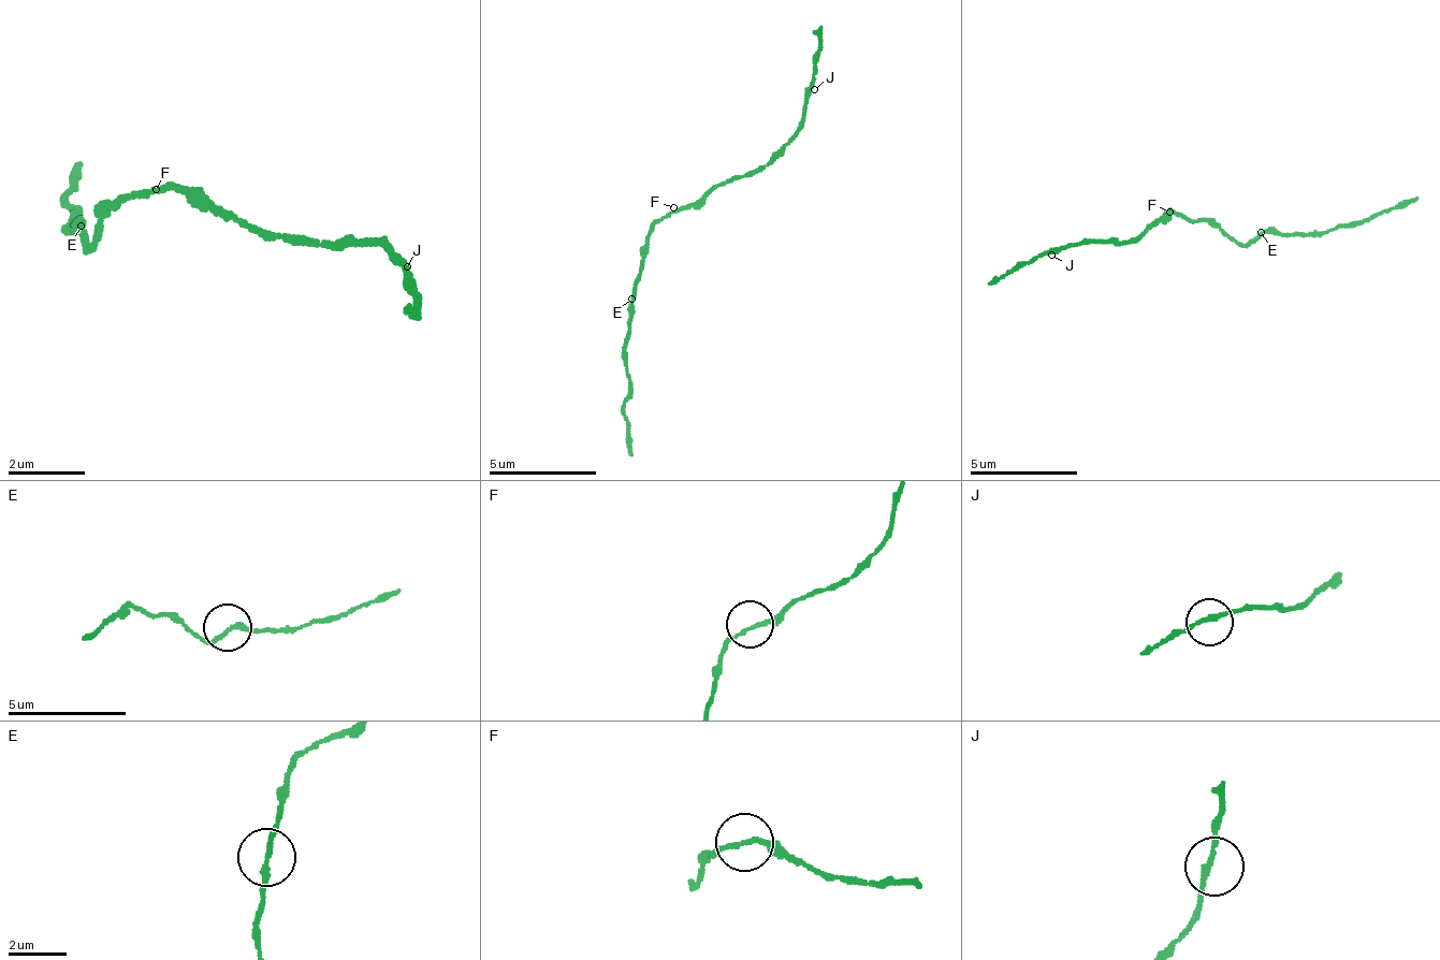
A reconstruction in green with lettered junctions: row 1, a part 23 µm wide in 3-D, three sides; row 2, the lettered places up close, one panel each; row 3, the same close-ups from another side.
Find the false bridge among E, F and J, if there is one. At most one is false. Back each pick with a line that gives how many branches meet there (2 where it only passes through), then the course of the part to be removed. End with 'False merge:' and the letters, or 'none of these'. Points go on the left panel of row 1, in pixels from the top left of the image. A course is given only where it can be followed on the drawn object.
False merge: none of these

